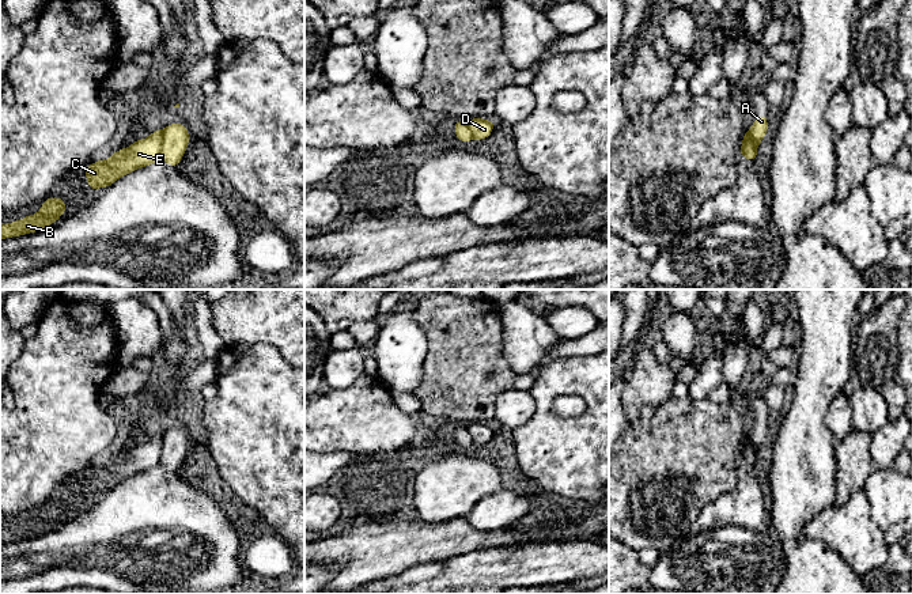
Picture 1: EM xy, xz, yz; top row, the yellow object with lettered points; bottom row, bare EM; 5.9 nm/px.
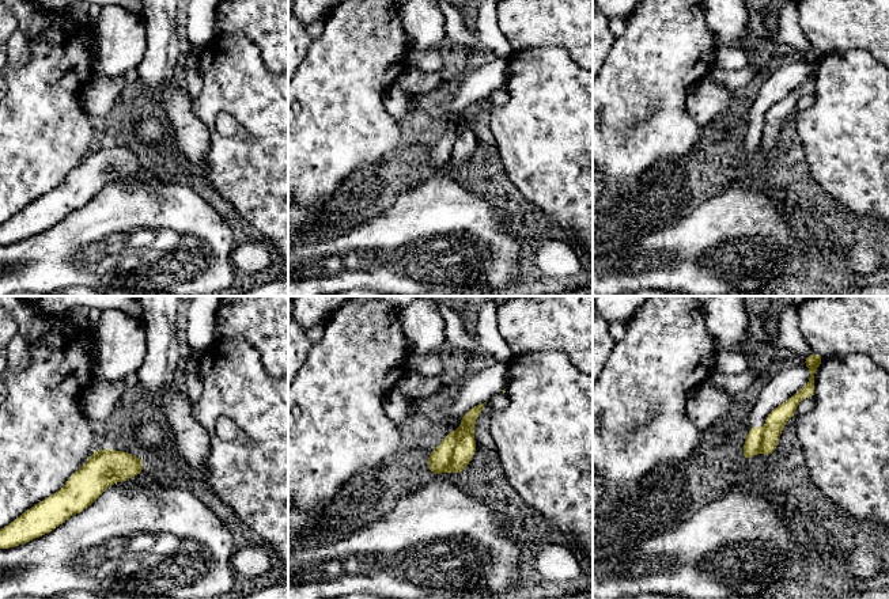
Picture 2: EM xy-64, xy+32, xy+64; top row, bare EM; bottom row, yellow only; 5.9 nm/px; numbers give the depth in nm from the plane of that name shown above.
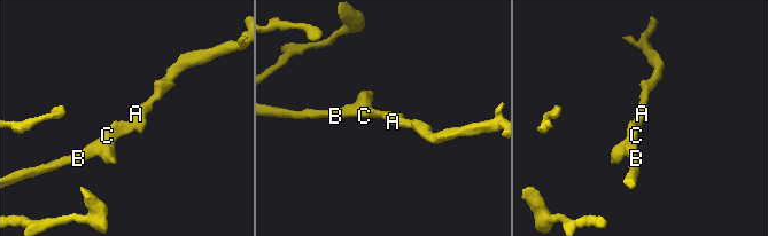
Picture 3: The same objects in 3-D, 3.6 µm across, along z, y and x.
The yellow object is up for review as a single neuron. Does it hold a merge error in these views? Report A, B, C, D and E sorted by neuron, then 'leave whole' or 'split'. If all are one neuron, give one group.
A B C E / D; split

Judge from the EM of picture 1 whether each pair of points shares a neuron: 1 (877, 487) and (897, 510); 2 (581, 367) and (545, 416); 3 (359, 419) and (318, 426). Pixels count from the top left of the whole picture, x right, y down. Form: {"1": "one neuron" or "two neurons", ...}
{"1": "one neuron", "2": "one neuron", "3": "one neuron"}

